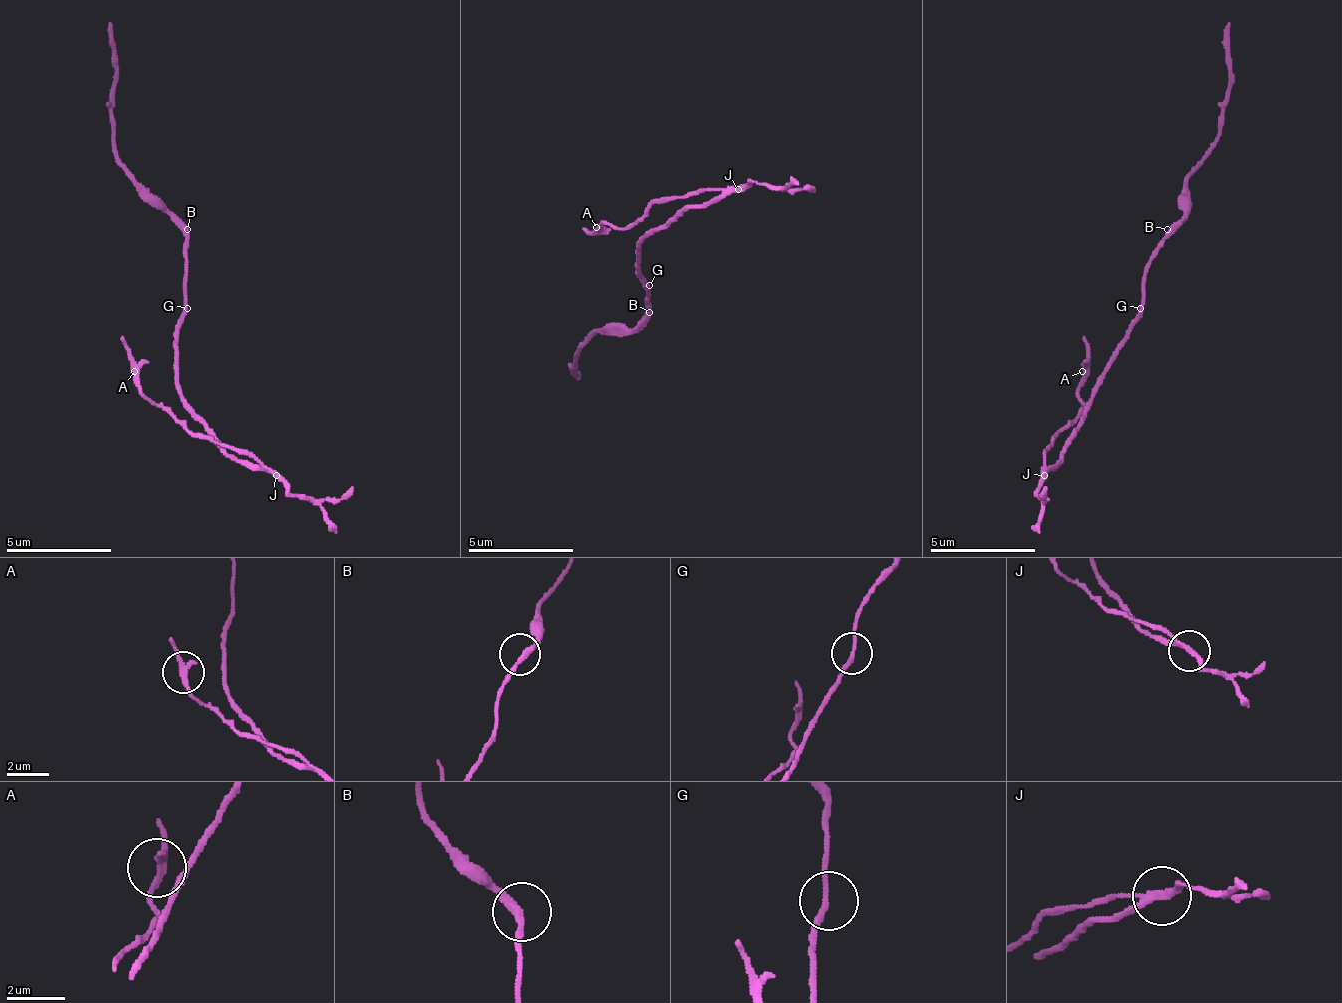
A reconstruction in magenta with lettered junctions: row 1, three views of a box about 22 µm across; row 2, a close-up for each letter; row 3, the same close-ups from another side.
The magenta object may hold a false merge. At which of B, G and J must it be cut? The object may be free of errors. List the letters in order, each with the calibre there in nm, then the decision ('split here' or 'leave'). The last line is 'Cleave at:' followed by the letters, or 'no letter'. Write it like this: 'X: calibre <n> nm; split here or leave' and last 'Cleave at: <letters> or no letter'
B: calibre 280 nm; leave
G: calibre 190 nm; leave
J: calibre 220 nm; split here
Cleave at: J

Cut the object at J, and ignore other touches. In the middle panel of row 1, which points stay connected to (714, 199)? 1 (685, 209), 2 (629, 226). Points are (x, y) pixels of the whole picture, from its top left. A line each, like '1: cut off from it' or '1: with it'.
1: with it
2: cut off from it

